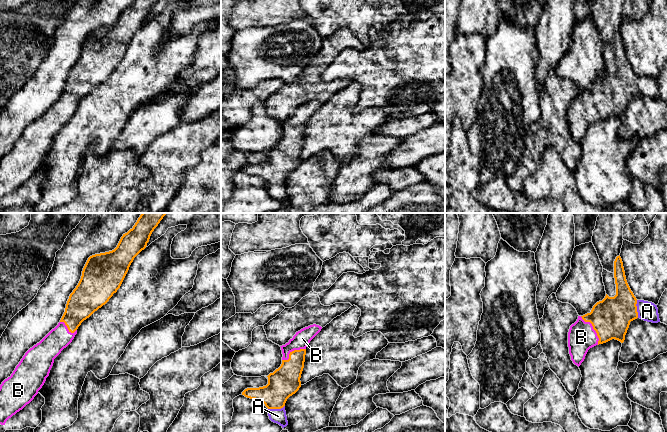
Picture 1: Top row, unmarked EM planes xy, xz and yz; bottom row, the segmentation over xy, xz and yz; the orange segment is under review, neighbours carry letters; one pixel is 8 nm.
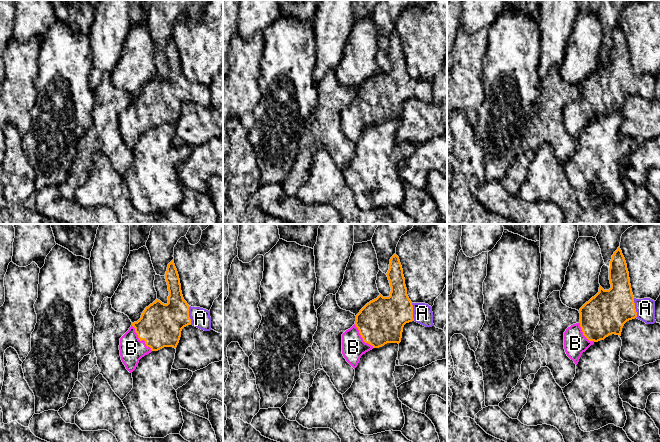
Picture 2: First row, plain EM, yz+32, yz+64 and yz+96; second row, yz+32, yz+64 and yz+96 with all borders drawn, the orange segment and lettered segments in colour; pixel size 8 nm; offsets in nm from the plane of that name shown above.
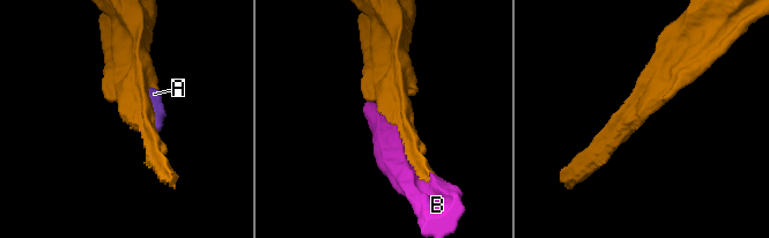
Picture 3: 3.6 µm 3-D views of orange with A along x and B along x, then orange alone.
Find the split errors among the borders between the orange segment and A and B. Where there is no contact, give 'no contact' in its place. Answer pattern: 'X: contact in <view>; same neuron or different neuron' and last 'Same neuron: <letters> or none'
A: contact in yz; same neuron
B: contact in yz; same neuron
Same neuron: A, B

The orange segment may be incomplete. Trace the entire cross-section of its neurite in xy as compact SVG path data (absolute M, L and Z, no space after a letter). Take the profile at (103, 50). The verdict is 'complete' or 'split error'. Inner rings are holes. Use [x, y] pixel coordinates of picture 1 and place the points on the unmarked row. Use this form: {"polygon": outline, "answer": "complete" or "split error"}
{"polygon": "M135 0L123 10L114 26L88 34L58 101L25 129L11 152L0 161L1 201L38 170L54 135L72 118L81 99L117 68L134 34L146 24L157 2Z", "answer": "split error"}

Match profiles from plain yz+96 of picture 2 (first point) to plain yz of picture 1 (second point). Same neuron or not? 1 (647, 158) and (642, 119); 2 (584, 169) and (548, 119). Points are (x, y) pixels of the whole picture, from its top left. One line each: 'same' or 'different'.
1: different
2: different

